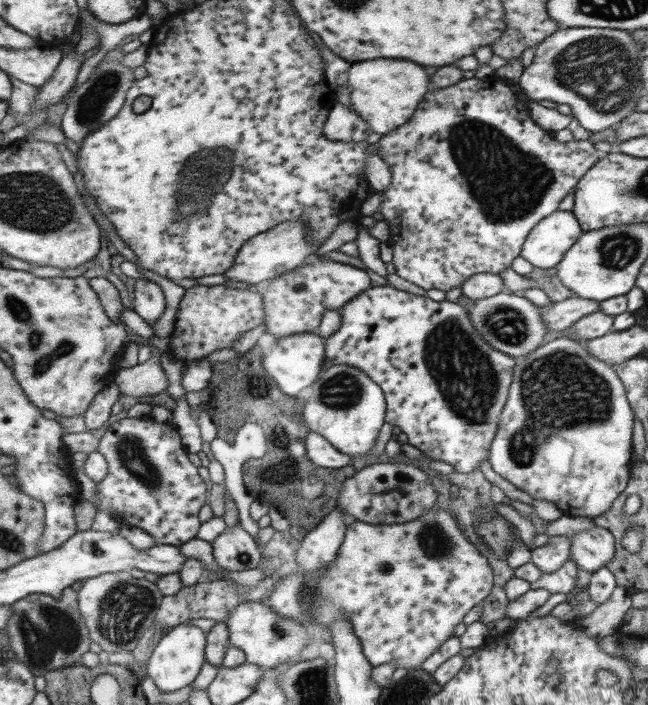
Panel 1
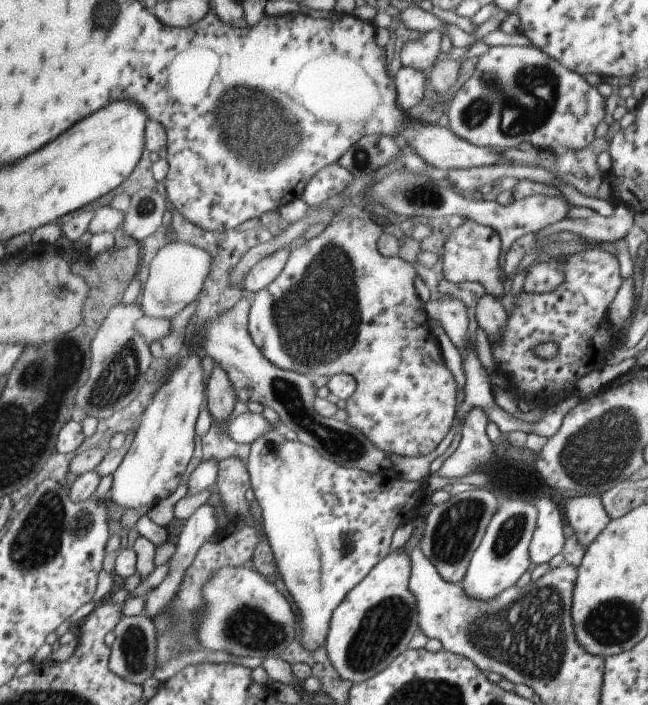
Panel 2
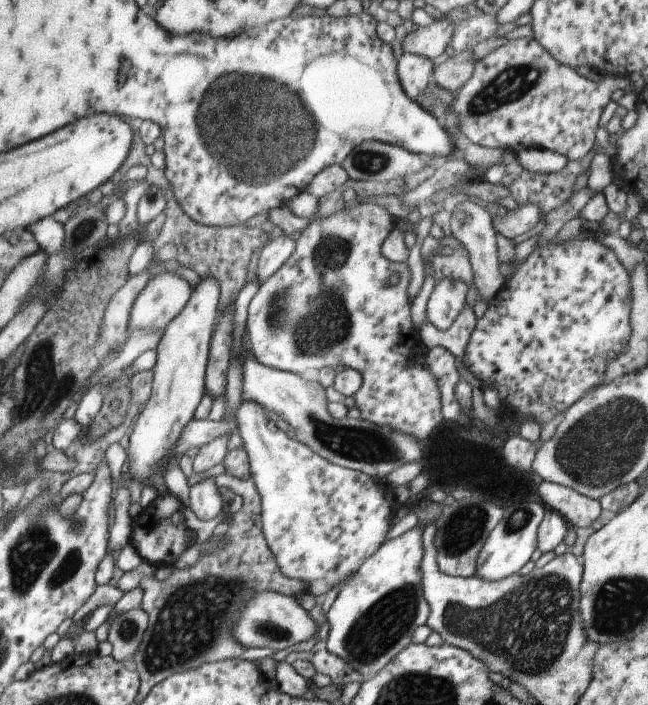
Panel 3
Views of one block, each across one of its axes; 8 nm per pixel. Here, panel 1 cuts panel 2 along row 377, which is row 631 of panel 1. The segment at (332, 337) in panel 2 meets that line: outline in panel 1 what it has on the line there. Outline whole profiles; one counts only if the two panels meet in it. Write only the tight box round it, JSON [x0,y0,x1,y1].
[264,504,492,670]

